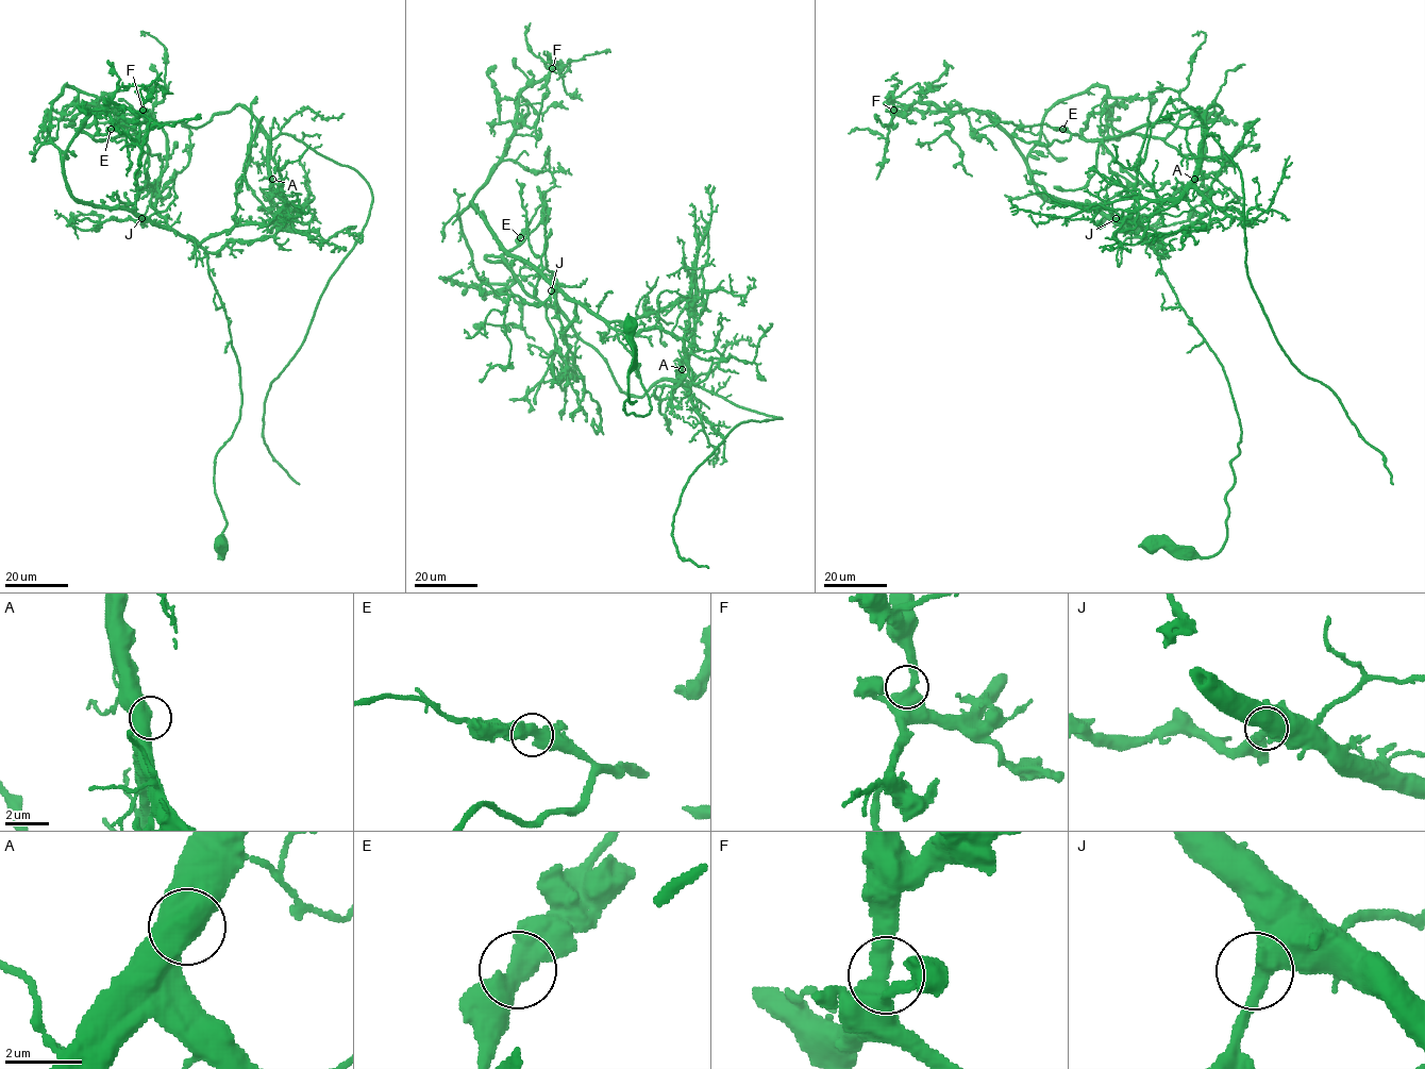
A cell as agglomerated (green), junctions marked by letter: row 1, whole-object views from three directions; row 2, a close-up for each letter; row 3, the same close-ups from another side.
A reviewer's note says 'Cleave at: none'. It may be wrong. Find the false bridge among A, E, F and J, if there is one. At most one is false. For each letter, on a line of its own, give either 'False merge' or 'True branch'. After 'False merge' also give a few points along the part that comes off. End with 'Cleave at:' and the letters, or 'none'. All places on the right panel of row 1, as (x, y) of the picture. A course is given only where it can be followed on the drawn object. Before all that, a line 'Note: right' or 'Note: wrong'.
Note: wrong
A: True branch
E: False merge. Course of the part to remove: (1062, 130), (1112, 139), (1222, 109), (1204, 138), (1238, 167), (1252, 287), (1393, 484)
F: True branch
J: True branch
Cleave at: E

